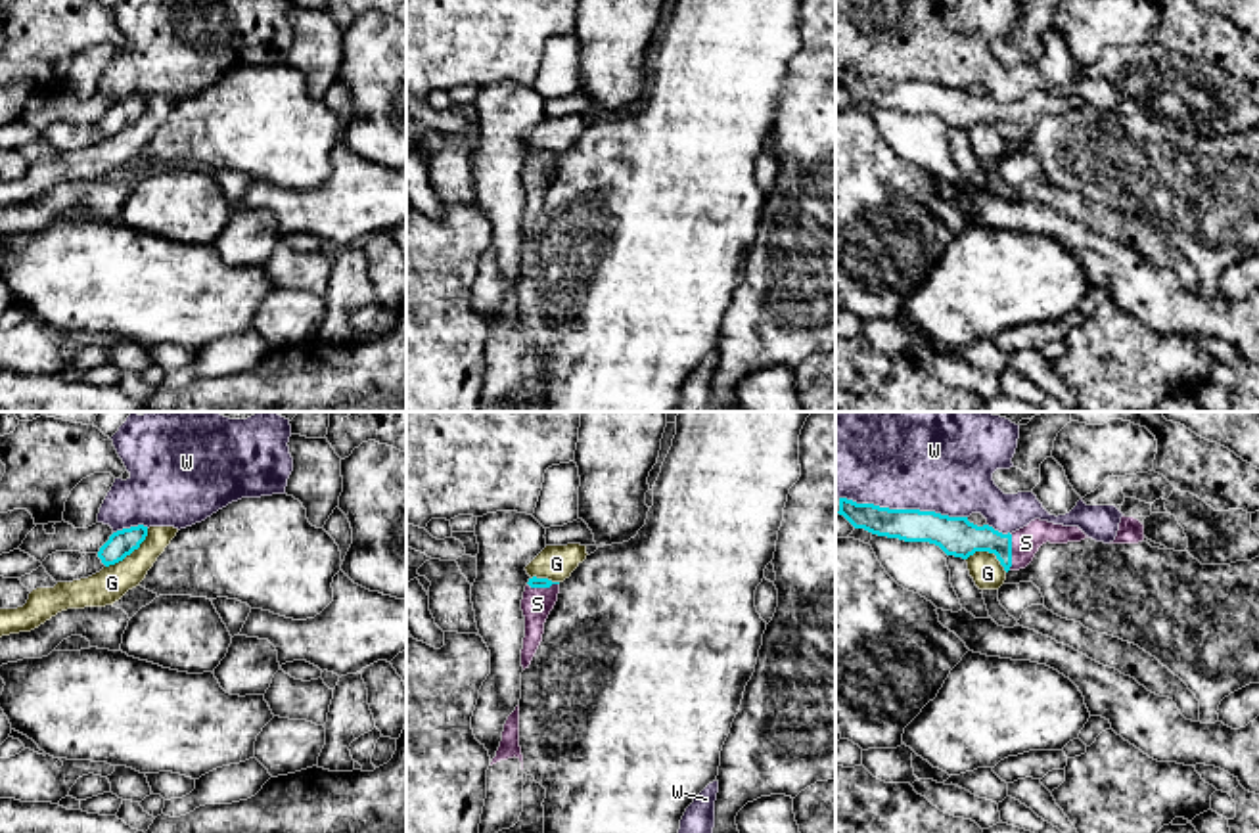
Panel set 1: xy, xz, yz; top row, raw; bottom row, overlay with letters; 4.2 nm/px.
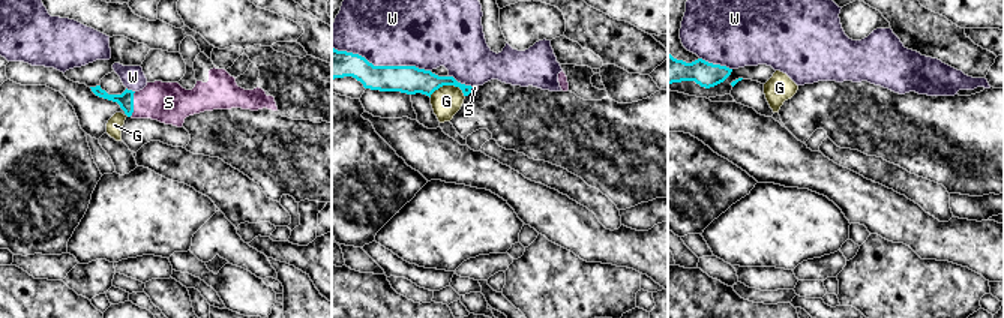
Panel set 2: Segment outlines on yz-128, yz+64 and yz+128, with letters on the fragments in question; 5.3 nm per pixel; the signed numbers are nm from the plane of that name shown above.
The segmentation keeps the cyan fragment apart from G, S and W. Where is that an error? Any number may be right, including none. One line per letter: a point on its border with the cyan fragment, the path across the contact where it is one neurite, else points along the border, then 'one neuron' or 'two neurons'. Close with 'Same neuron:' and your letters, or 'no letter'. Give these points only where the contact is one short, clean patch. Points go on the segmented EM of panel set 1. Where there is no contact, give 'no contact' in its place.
G: xy (131, 552) | along xy (148, 529), (148, 535), (137, 548), (106, 567) | two neurons
S: yz (1010, 552) | across yz (957, 537), (987, 539), (1010, 552), (1026, 542) | one neuron
W: yz (903, 510) | two neurons
Same neuron: S

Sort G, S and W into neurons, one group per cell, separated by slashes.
G / S / W

